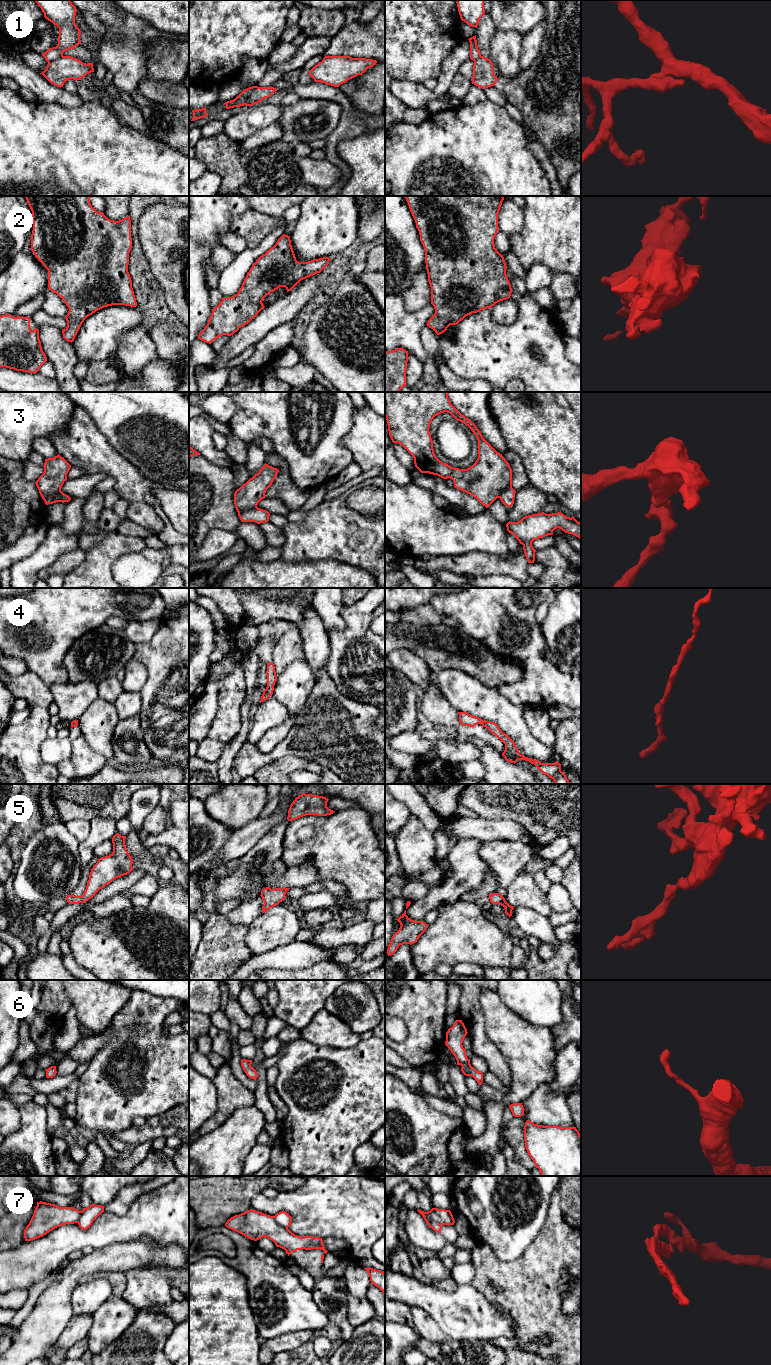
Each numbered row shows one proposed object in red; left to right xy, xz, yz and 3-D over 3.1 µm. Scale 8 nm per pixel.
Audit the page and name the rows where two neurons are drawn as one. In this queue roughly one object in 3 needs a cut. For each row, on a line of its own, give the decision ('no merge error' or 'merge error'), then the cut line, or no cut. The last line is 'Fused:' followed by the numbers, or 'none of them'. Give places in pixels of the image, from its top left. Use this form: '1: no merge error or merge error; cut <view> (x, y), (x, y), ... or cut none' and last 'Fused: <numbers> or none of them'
1: merge error; cut xz (256, 86), (241, 101), (233, 102), (231, 100)
2: no merge error; cut none
3: merge error; cut xz (256, 506), (238, 513)
4: no merge error; cut none
5: no merge error; cut none
6: no merge error; cut none
7: merge error; cut xz (273, 1216), (278, 1224), (287, 1228)
Fused: 1, 3, 7

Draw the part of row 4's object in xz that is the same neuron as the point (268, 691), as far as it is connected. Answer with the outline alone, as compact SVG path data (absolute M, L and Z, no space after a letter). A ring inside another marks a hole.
M272 662L267 664L267 687L266 689L263 691L263 694L261 696L261 700L260 703L267 700L274 691L274 685L277 681L277 675L276 675L276 671L275 671L275 666Z

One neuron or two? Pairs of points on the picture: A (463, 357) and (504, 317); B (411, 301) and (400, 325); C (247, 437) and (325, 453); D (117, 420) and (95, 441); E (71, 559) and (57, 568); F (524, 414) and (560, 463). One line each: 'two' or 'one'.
A: two
B: two
C: one
D: two
E: one
F: one

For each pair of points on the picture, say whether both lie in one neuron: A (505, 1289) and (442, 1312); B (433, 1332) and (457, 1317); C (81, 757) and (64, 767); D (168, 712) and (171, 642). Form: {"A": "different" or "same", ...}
{"A": "different", "B": "different", "C": "different", "D": "same"}

